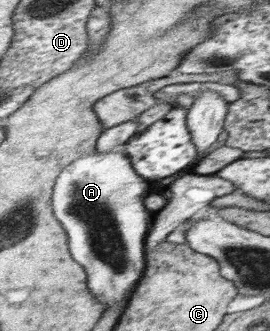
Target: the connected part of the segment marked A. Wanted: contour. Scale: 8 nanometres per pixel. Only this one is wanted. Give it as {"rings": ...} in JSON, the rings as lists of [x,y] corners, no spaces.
{"rings":[[[116,149],[107,152],[97,152],[87,156],[82,156],[73,162],[73,166],[67,166],[65,170],[60,170],[61,178],[57,178],[57,190],[53,190],[53,210],[57,210],[57,220],[61,222],[61,226],[65,226],[65,234],[69,234],[69,254],[73,254],[73,258],[77,258],[77,262],[81,262],[81,266],[85,266],[85,270],[89,270],[89,290],[93,290],[93,294],[99,294],[97,300],[103,304],[109,304],[110,309],[113,305],[123,305],[130,298],[131,293],[135,290],[143,272],[143,238],[145,232],[149,228],[149,213],[145,210],[143,198],[147,196],[147,182],[143,182],[136,171],[133,170],[131,160],[128,155],[123,153],[123,150]]]}

